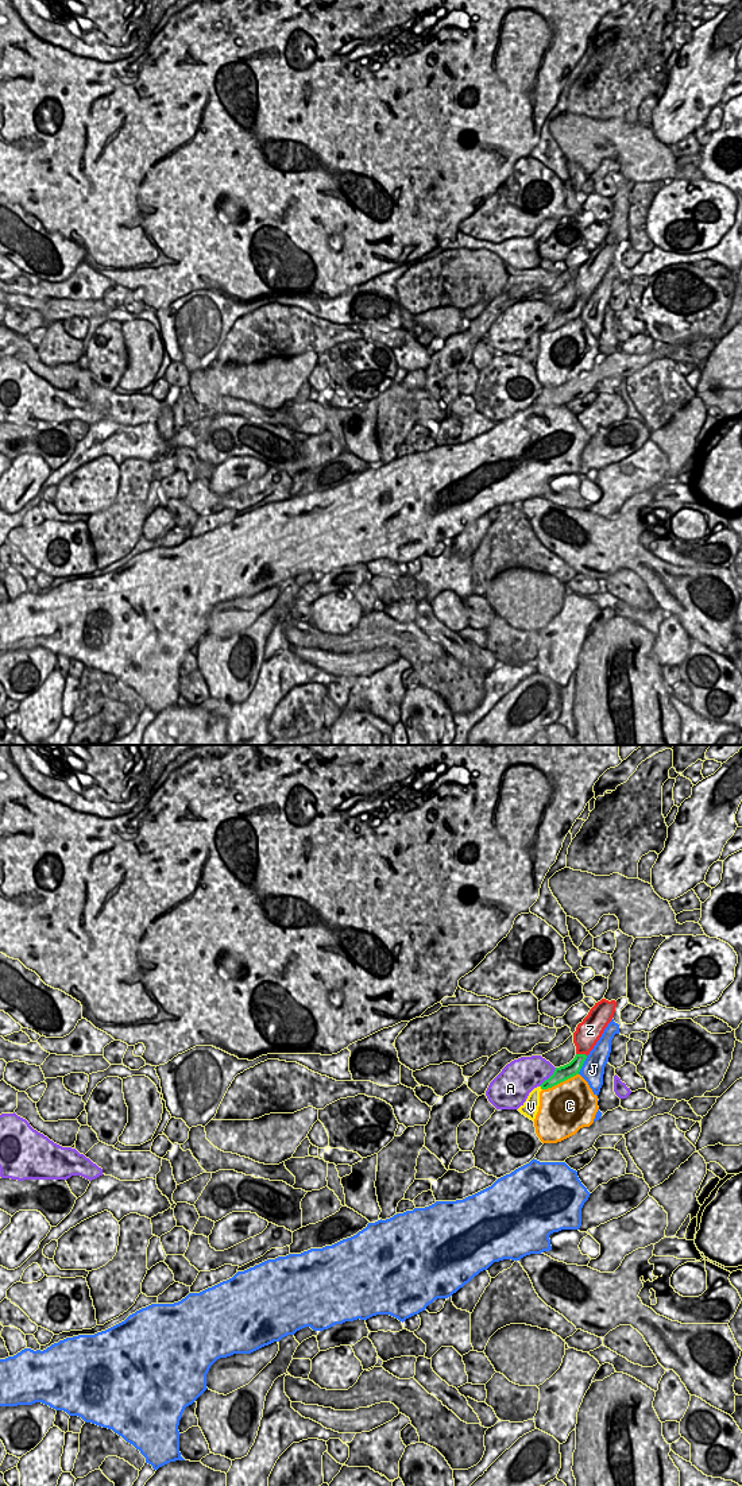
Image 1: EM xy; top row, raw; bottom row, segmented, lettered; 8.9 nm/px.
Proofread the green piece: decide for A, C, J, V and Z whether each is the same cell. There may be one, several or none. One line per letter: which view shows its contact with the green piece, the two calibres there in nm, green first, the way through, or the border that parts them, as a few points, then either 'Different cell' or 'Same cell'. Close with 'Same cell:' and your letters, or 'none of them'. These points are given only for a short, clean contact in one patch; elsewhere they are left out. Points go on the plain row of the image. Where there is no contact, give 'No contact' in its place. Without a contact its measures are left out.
A: Touches green in xy. Thickness 130 nm (green) against 300 nm. Different cell
C: Touches green in xy. Thickness 130 nm (green) against 460 nm. Different cell
J: Touches green in xy. Thickness 130 nm (green) against 200 nm. Different cell
V: Touches green in xy. Thickness 130 nm (green) against 140 nm. Boundary: xy (540, 329), (541, 334). Different cell
Z: Touches green in xy. Thickness 130 nm (green) against 220 nm. Different cell
Same cell: none of them.

